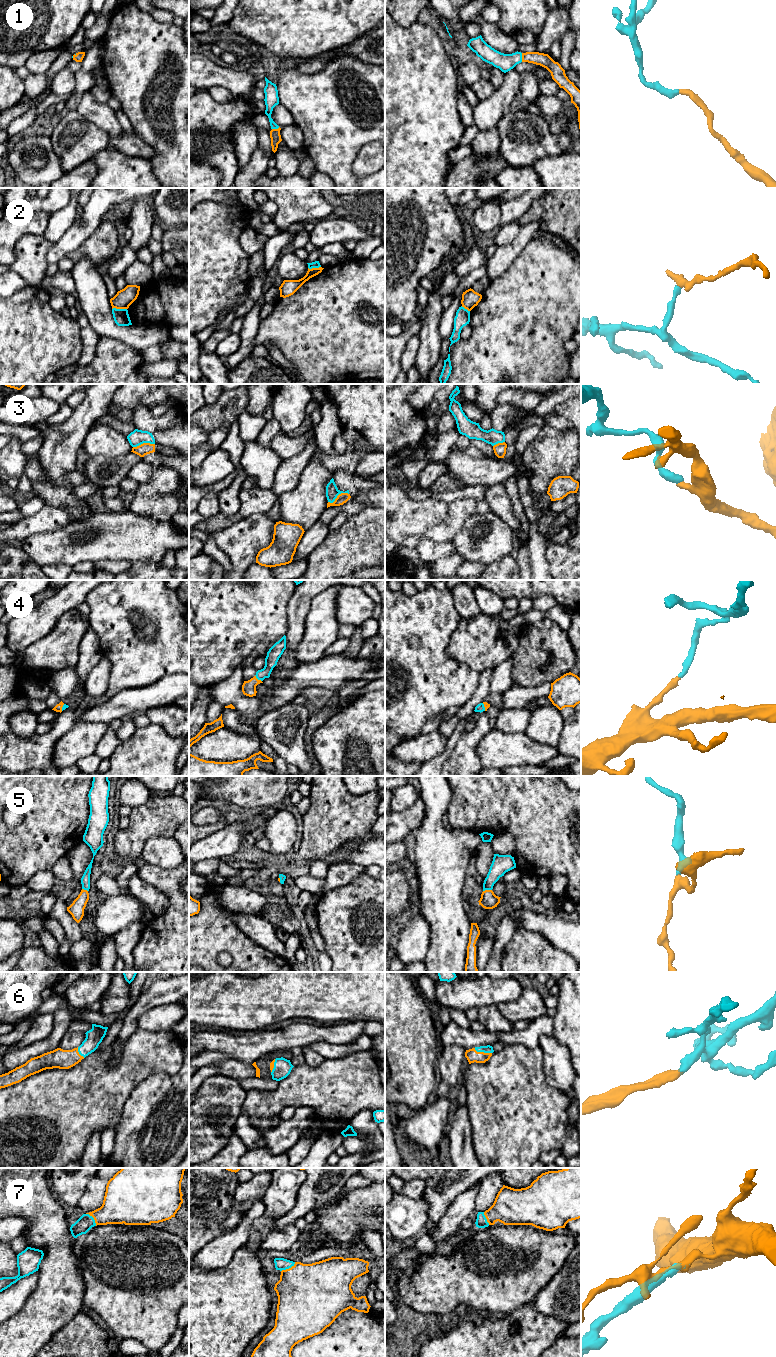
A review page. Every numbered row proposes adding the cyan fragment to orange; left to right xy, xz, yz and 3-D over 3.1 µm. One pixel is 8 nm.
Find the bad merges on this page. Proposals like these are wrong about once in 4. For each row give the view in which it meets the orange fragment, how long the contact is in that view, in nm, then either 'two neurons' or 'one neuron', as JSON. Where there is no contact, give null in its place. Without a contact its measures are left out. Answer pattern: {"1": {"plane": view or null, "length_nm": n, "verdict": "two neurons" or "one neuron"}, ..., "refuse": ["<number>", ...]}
{"1": {"plane": "yz", "length_nm": 70, "verdict": "one neuron"}, "2": {"plane": "xy", "length_nm": 120, "verdict": "two neurons"}, "3": {"plane": "xz", "length_nm": 180, "verdict": "two neurons"}, "4": {"plane": "xz", "length_nm": 80, "verdict": "one neuron"}, "5": {"plane": "yz", "length_nm": 70, "verdict": "one neuron"}, "6": {"plane": "yz", "length_nm": 150, "verdict": "one neuron"}, "7": {"plane": "xz", "length_nm": 140, "verdict": "one neuron"}, "refuse": ["2", "3"]}

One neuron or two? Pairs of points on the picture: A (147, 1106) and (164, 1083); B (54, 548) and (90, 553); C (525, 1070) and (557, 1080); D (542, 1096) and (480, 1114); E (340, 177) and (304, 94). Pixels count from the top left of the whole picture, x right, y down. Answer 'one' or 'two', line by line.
A: one
B: one
C: two
D: one
E: one

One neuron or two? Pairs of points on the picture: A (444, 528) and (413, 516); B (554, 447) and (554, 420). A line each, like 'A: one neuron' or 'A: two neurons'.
A: two neurons
B: two neurons

